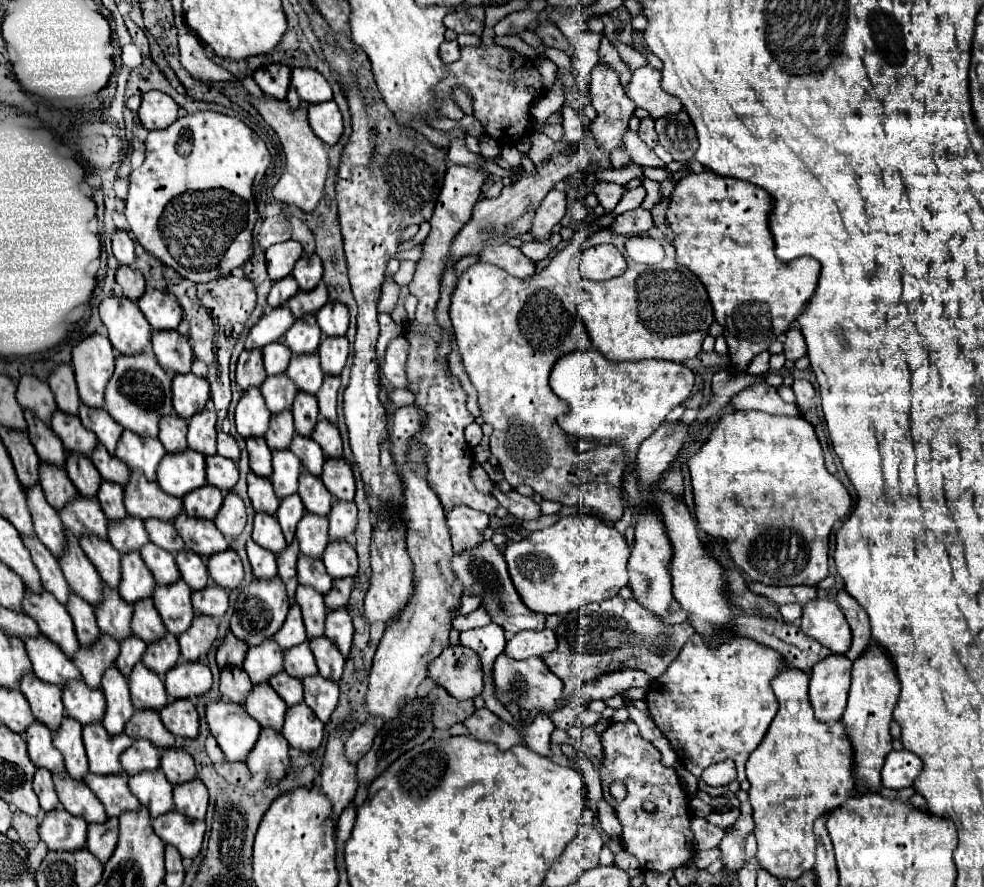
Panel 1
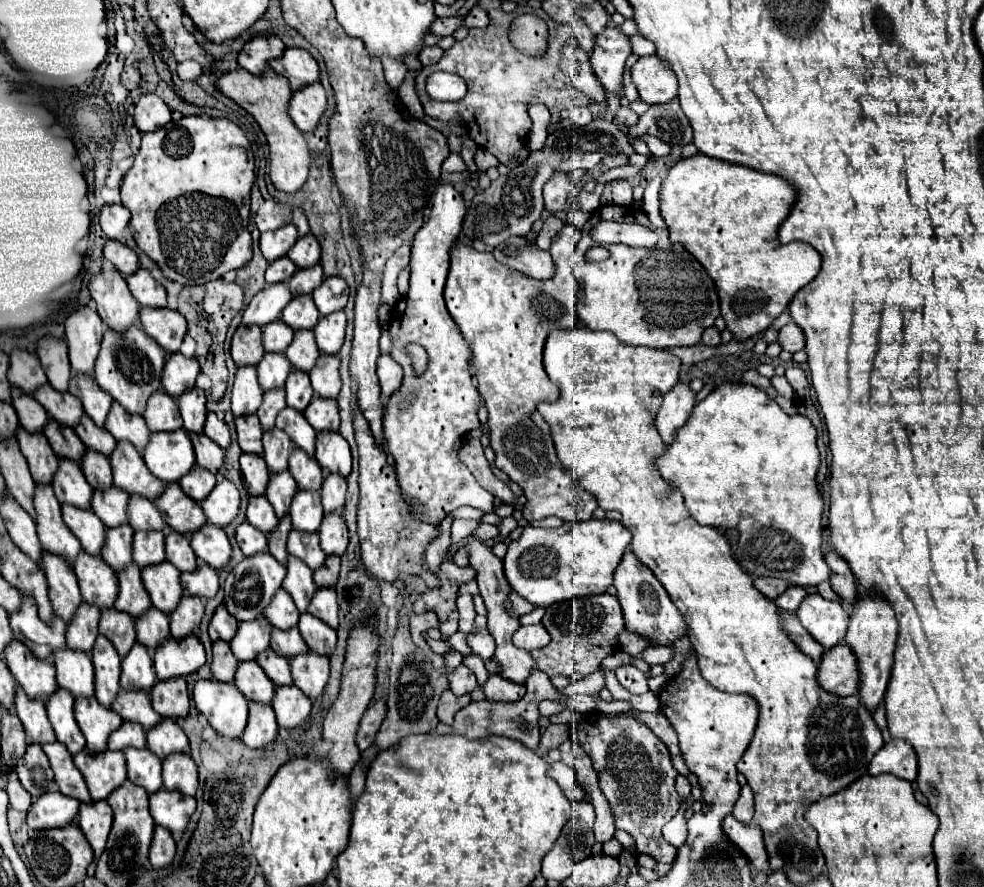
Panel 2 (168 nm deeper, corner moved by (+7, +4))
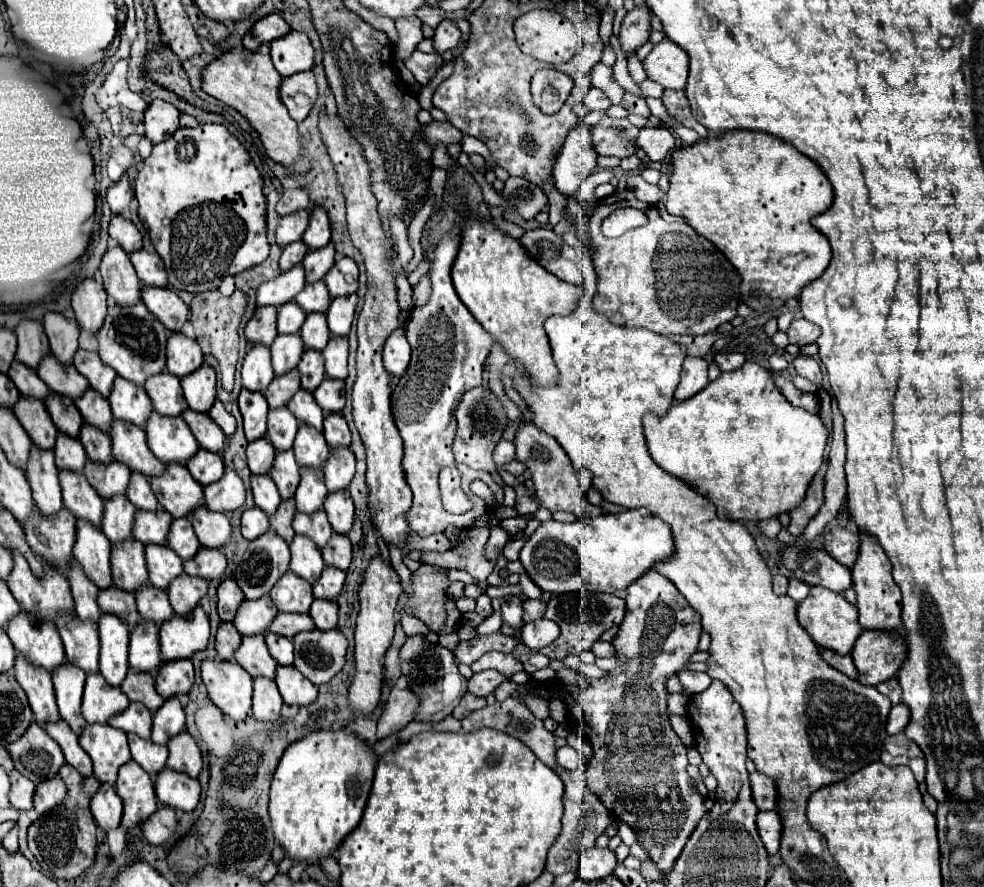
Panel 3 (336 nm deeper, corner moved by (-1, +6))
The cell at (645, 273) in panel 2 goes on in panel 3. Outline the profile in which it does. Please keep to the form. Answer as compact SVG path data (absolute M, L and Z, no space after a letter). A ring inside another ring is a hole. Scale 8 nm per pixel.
M628 189L614 193L608 199L598 201L598 207L594 215L590 217L590 237L592 237L590 245L594 247L592 249L594 271L598 275L598 289L592 299L592 305L600 315L604 315L614 325L642 327L658 335L706 335L706 333L716 331L718 325L732 321L736 317L740 275L724 259L724 255L716 251L716 247L710 241L700 237L688 223L680 219L664 221L658 215L658 209L654 205L640 203L638 199L634 199L634 195ZM626 205L646 211L648 225L632 229L618 239L606 239L600 233L602 213L608 213Z

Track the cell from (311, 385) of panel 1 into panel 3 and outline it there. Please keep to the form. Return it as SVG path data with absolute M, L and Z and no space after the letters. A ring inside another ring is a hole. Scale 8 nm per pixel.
M308 315L300 329L300 337L306 349L322 351L326 343L330 341L330 331L326 327L326 315Z

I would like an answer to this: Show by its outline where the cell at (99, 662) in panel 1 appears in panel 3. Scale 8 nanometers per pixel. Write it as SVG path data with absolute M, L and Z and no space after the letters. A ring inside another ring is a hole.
M74 563L74 571L70 571L70 587L72 587L72 597L74 597L74 609L76 609L76 617L80 621L100 621L102 611L96 603L98 597L98 587L94 587L94 583L90 583L84 575L82 569L78 567L78 563Z

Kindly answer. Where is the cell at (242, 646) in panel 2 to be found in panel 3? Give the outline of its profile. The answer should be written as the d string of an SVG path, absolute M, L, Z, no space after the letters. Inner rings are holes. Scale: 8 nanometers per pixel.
M264 595L256 601L244 601L238 609L238 615L234 619L234 625L242 637L252 637L260 633L268 633L270 623L278 615L278 609L274 607L272 599Z

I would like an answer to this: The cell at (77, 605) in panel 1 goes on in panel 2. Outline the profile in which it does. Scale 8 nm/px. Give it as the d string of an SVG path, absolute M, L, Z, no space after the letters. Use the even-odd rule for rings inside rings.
M42 553L42 571L48 583L48 595L54 607L54 613L60 615L66 623L74 617L78 605L82 603L78 581L72 569L66 569L58 557L50 557L50 553Z

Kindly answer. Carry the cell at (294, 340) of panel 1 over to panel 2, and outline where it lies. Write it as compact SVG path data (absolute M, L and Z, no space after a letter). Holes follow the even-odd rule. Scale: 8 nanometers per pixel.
M312 295L294 297L282 311L282 321L292 329L312 329L318 323L320 315L312 301Z

